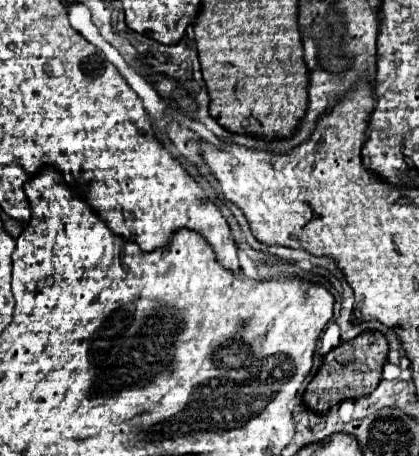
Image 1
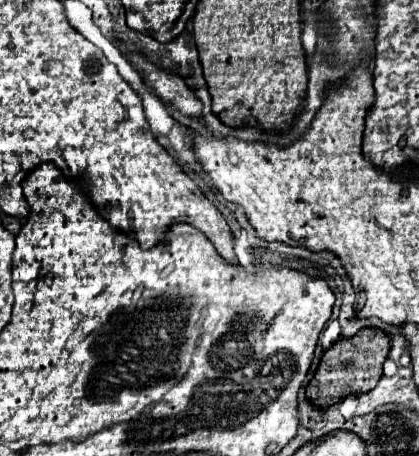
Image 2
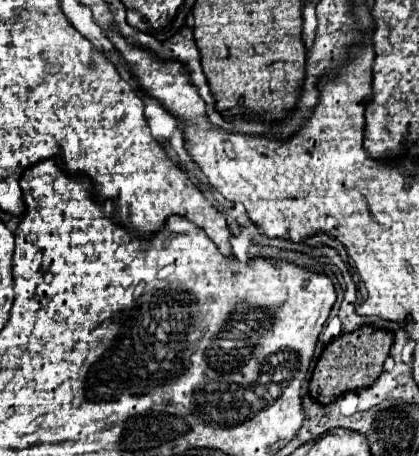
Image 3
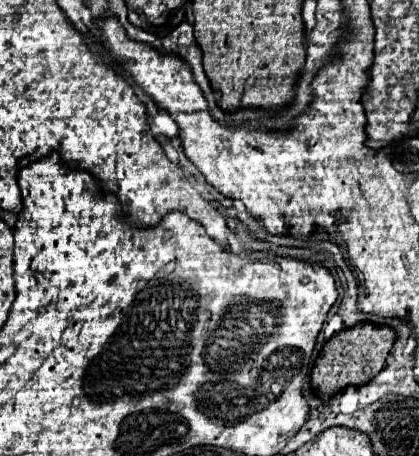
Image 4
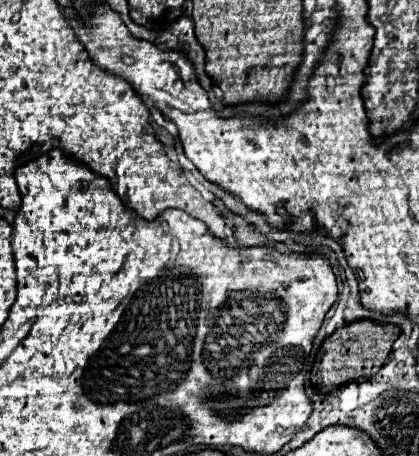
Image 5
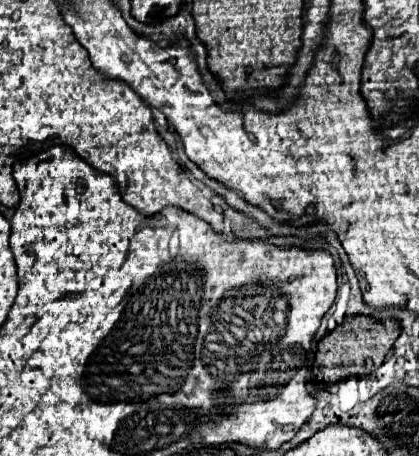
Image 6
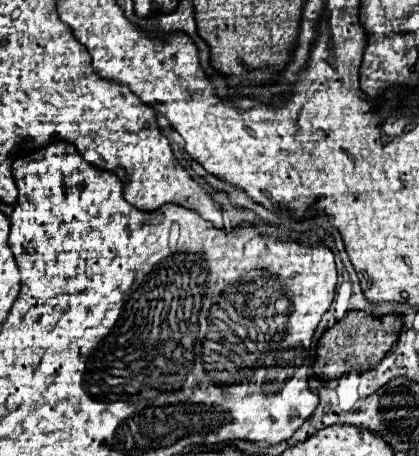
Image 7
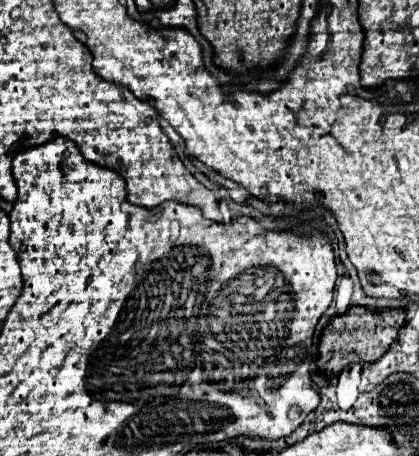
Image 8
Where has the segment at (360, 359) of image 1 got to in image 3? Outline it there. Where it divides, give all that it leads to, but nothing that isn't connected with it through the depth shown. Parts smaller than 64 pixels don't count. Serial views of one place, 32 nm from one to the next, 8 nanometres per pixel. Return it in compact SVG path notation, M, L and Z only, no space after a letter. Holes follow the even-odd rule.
M360 326L354 332L340 334L324 348L324 352L316 362L316 368L310 380L310 396L318 398L318 402L322 404L328 404L348 390L368 388L382 372L382 366L390 354L392 342L394 342L394 332L380 330L374 326Z

